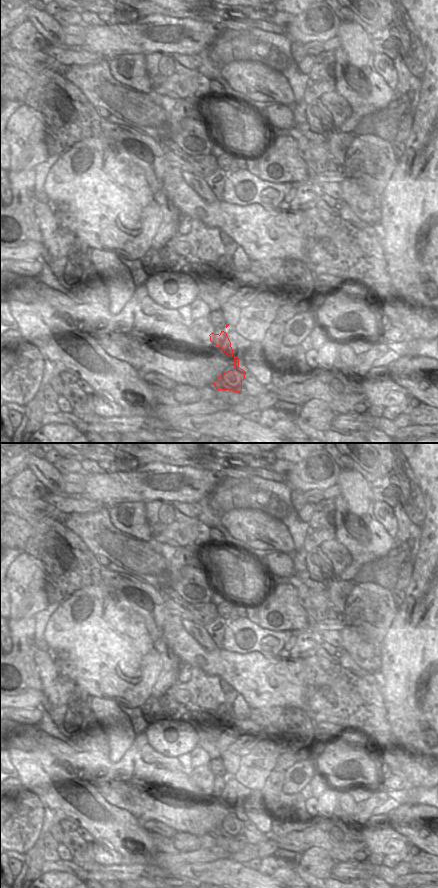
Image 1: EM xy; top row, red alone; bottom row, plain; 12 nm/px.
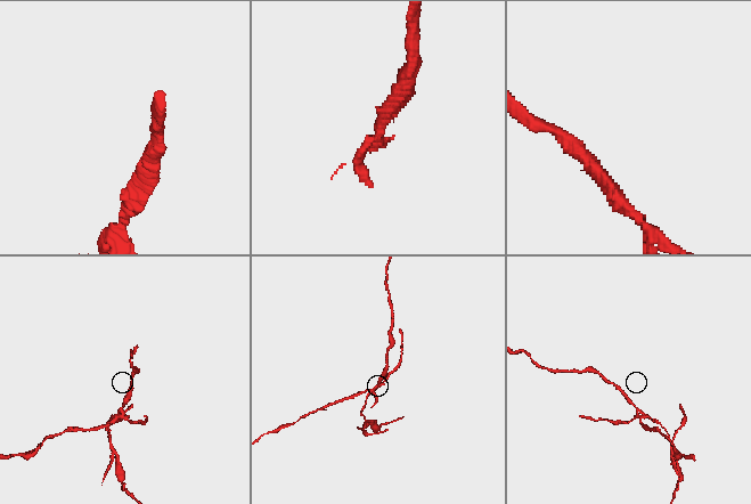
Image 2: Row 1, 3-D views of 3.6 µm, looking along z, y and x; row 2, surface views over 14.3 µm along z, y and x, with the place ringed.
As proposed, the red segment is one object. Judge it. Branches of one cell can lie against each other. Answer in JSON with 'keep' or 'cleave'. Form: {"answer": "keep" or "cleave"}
{"answer": "cleave"}

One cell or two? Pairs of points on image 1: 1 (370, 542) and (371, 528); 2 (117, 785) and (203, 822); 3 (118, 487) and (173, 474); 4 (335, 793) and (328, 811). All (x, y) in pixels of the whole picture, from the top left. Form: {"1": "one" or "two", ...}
{"1": "one", "2": "one", "3": "one", "4": "one"}

